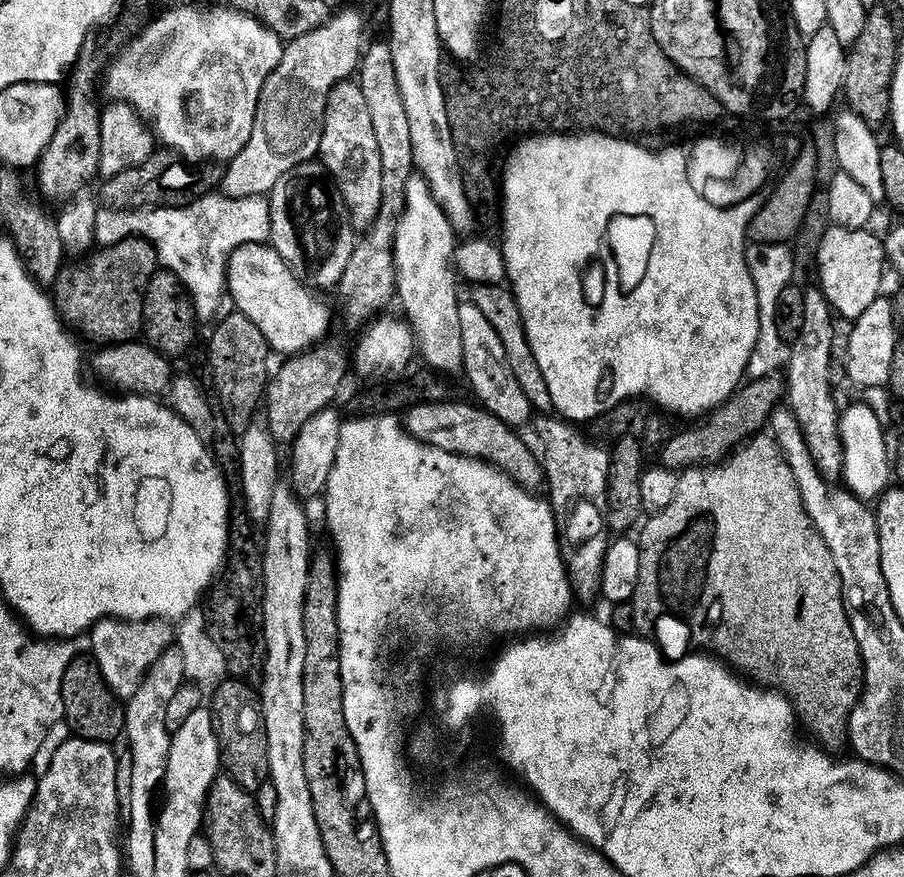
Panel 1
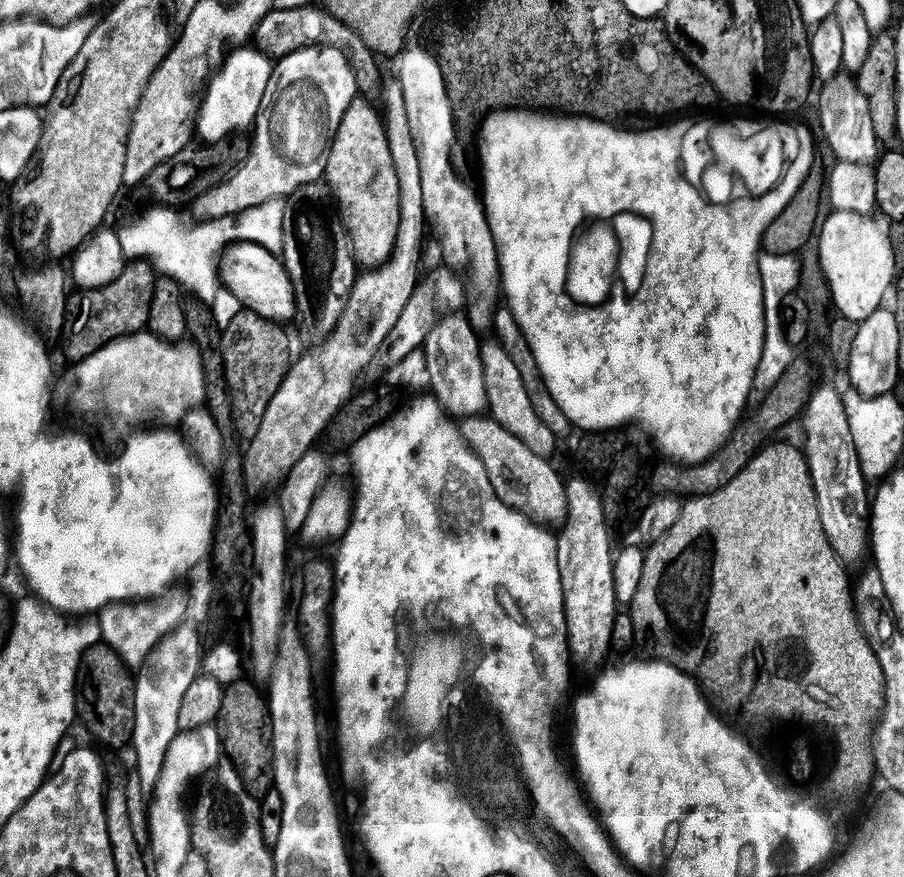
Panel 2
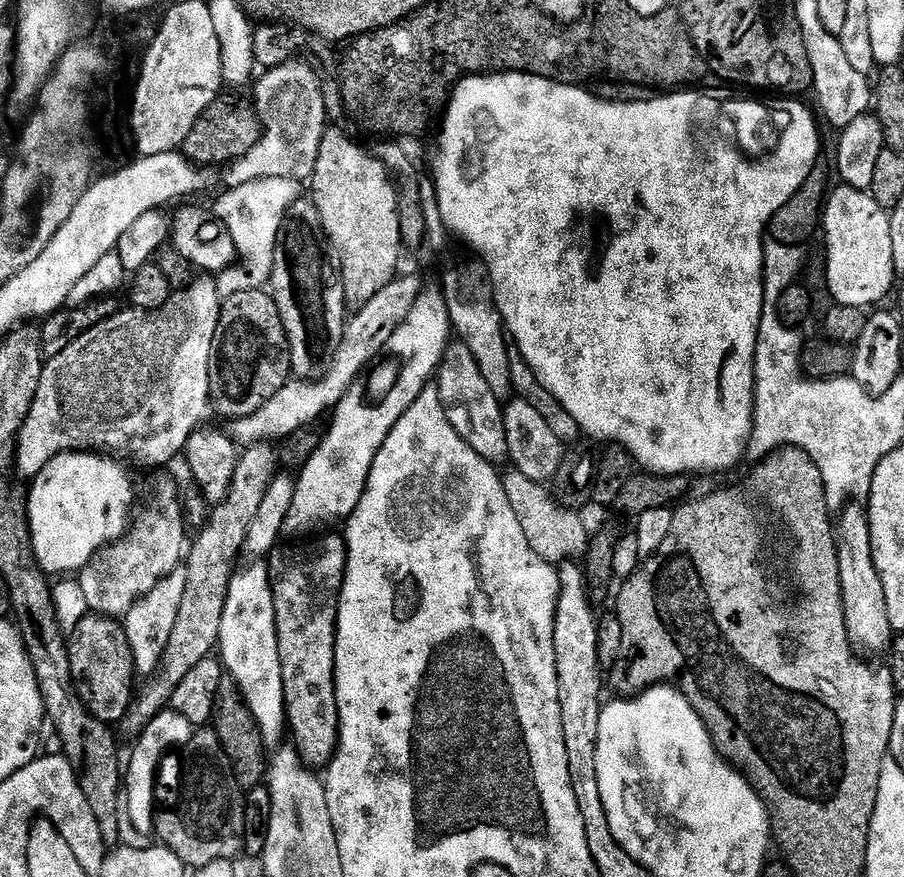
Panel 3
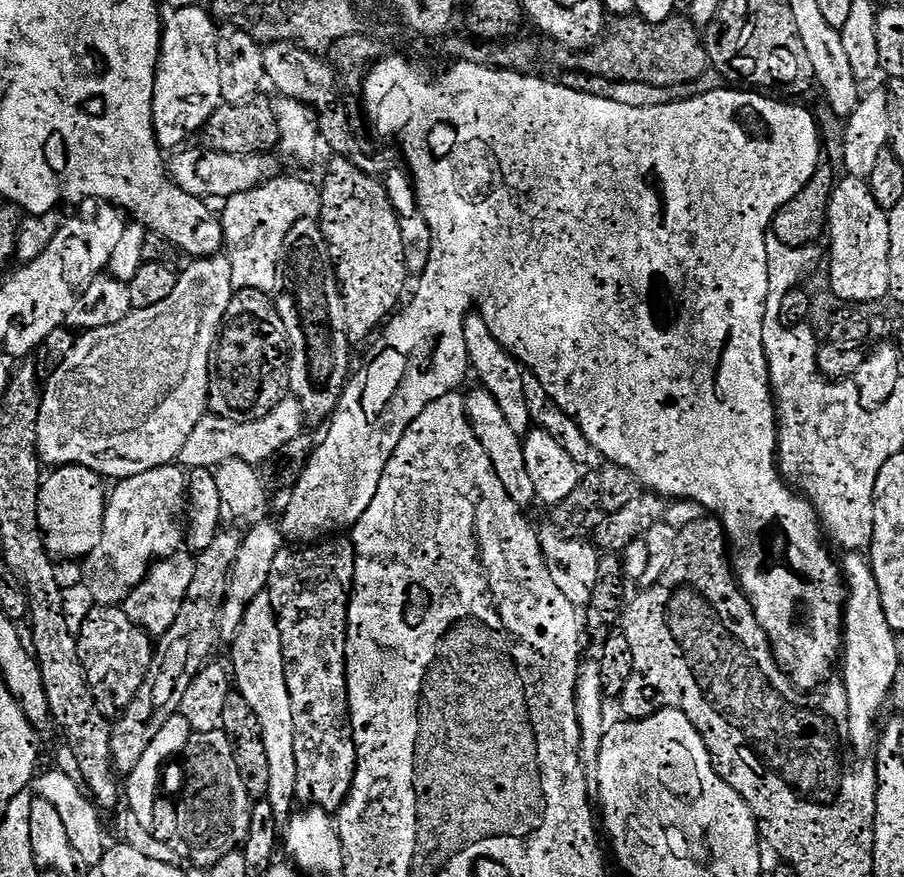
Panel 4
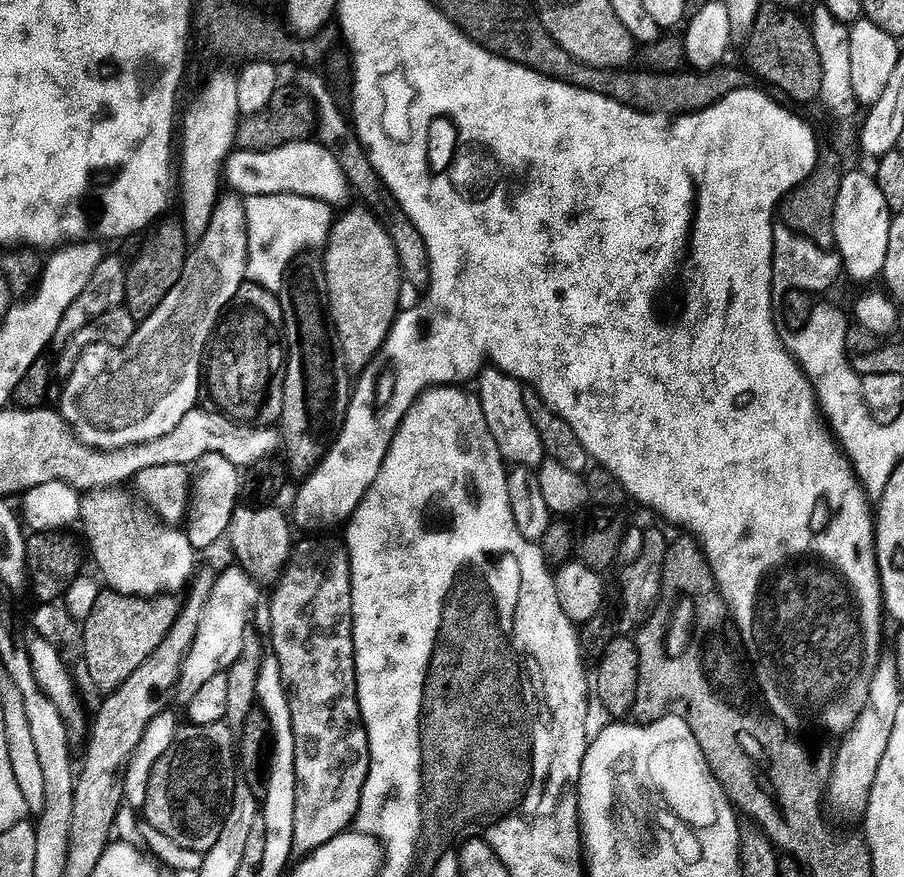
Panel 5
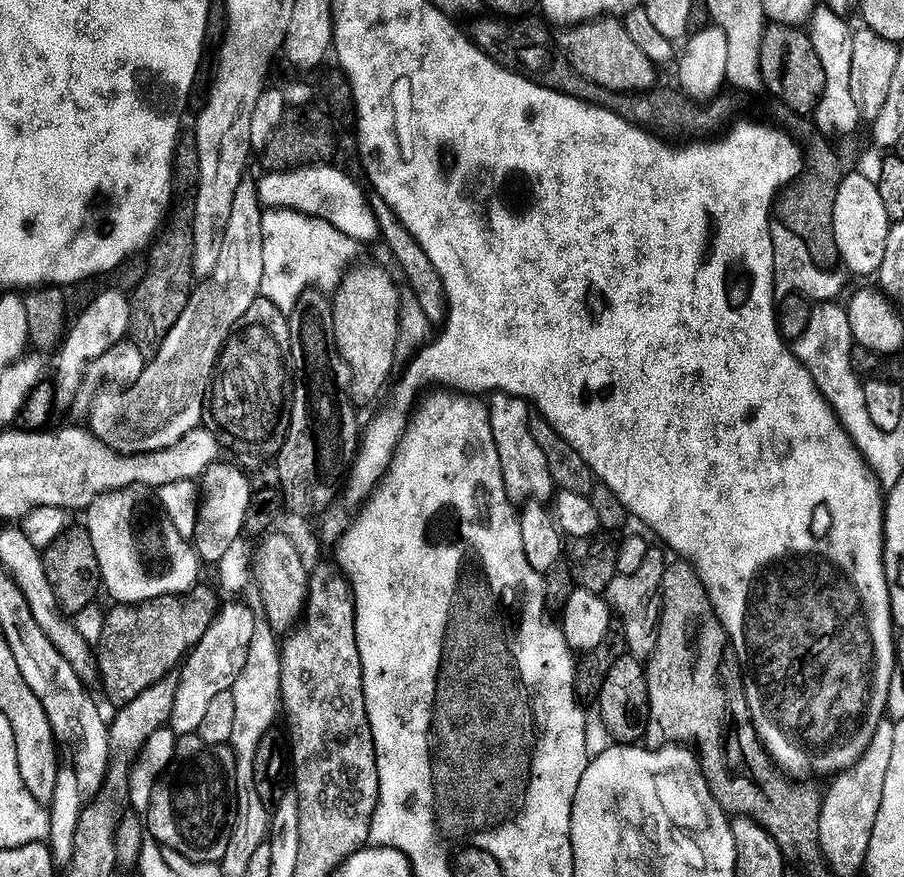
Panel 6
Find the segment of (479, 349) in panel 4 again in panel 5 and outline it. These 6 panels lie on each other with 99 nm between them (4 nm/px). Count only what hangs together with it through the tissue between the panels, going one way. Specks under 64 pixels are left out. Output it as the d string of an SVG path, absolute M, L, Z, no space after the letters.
M490 364L481 369L476 386L491 437L498 444L505 461L515 467L539 469L546 459L547 452L542 446L542 438L538 436L537 427L534 426L533 419L526 409L526 390L522 383Z

